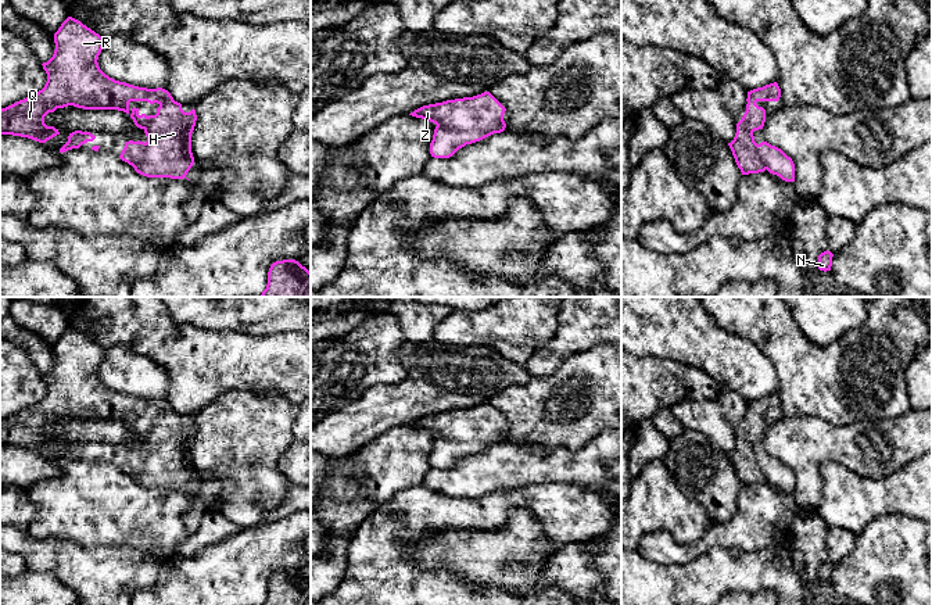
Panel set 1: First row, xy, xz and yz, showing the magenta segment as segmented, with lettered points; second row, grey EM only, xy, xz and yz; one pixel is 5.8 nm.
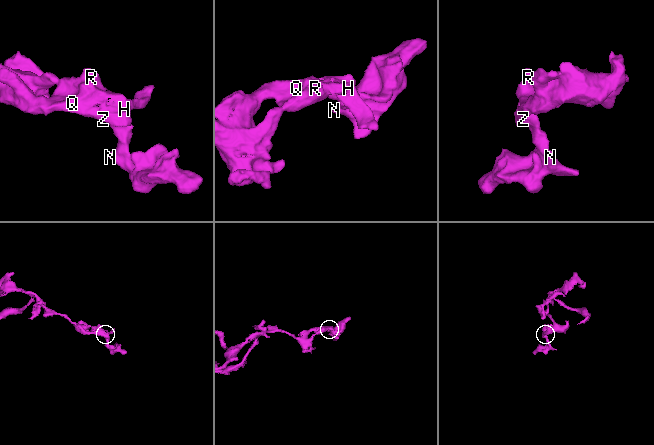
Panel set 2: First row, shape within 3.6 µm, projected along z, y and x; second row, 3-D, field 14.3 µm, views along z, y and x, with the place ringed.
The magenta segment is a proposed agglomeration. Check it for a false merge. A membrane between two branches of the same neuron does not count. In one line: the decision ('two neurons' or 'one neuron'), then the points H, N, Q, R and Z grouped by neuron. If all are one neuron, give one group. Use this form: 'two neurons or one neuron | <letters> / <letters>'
one neuron | H N Q R Z

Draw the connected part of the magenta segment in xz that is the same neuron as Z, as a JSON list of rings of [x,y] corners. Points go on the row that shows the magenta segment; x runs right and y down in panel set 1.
[[[490,93],[423,105],[409,115],[435,123],[430,154],[449,158],[466,144],[505,130],[506,108]]]

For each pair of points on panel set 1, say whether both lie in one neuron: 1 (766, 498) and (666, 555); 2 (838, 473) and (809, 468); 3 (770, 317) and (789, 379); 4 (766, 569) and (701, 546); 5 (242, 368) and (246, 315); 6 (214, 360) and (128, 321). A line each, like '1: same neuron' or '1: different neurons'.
1: same neuron
2: different neurons
3: same neuron
4: different neurons
5: different neurons
6: same neuron

